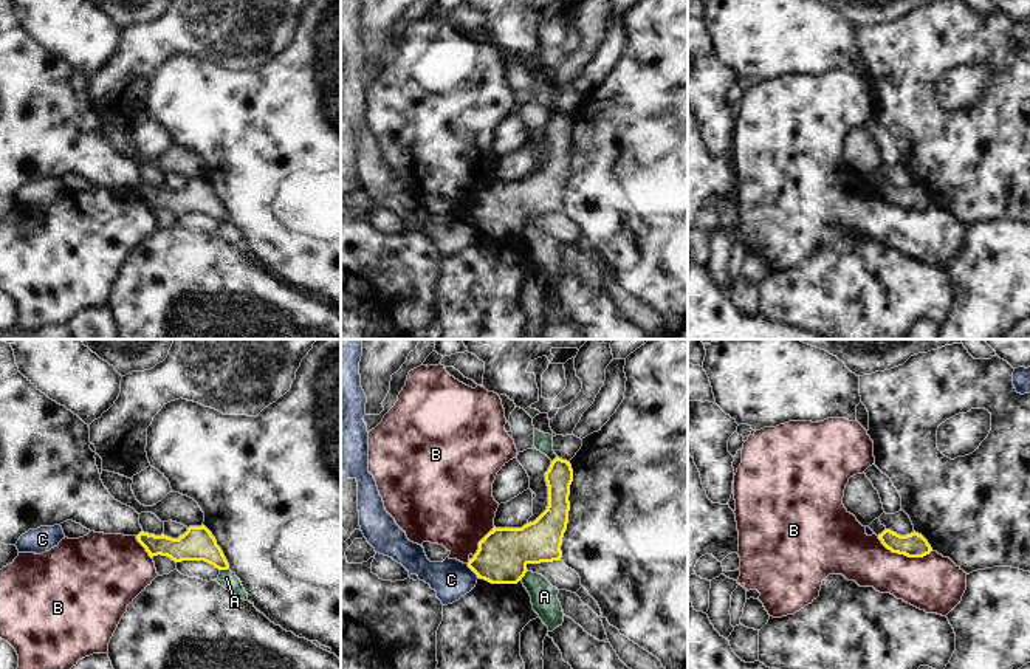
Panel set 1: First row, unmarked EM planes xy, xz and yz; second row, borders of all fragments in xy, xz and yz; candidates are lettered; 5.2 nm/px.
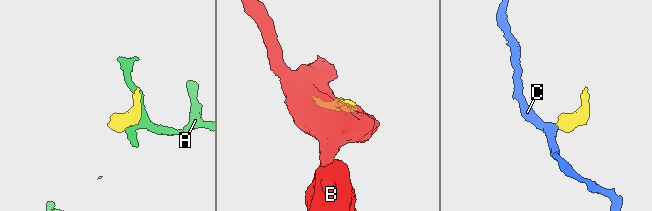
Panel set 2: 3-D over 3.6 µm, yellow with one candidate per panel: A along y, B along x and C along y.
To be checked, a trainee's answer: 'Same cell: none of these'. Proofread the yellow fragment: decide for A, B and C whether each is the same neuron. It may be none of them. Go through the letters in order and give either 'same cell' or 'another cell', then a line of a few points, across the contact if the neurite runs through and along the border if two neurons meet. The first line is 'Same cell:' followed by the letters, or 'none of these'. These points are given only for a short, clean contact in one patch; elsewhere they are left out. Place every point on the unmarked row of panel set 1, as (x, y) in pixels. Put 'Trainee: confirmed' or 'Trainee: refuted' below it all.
Same cell: none of these
A: another cell
B: another cell | yz (877, 189), (892, 205), (908, 209), (925, 209), (931, 205)
C: another cell | xz (466, 217), (477, 231)
Trainee: confirmed

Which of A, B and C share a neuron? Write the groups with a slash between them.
A / B / C

